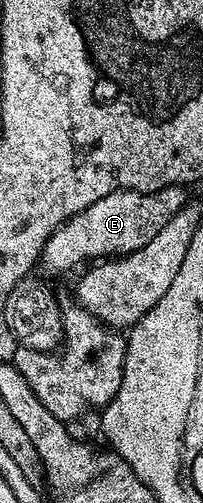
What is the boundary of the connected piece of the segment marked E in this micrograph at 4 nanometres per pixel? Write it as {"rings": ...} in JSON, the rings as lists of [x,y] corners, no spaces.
{"rings":[[[174,186],[162,188],[159,192],[112,192],[107,198],[99,198],[99,202],[87,206],[87,210],[54,227],[41,252],[40,267],[49,272],[69,272],[76,264],[84,265],[139,251],[155,238],[155,234],[159,234],[161,227],[180,208],[185,207],[187,197],[181,192],[184,191]]]}

